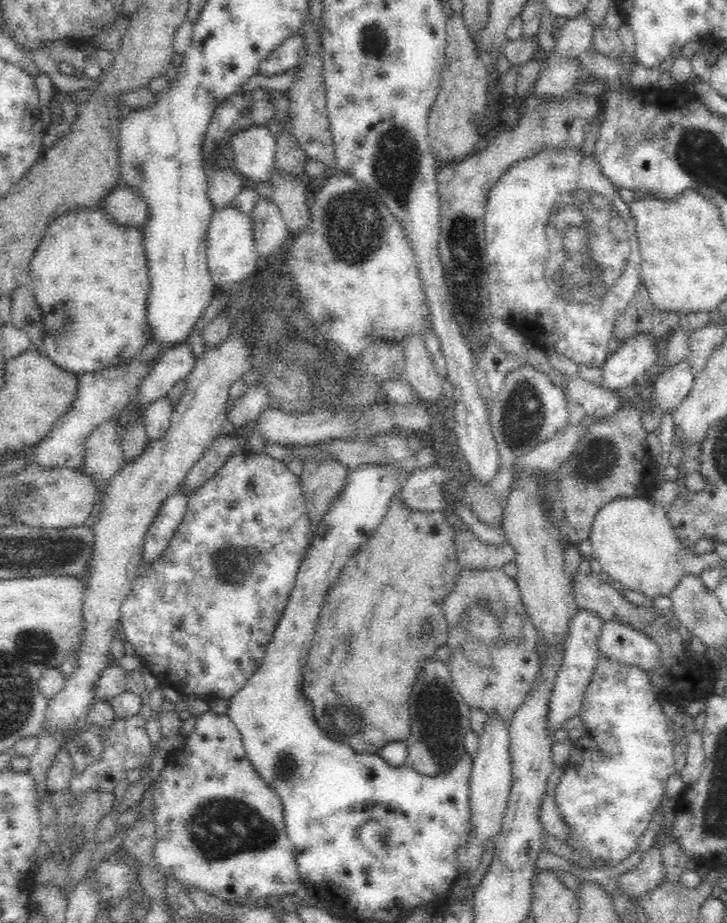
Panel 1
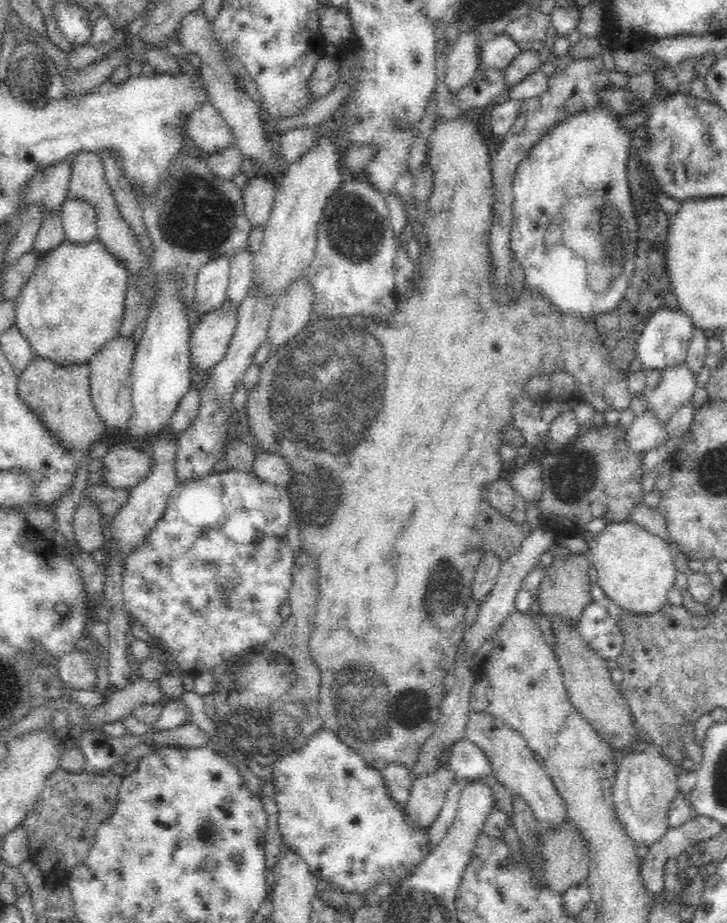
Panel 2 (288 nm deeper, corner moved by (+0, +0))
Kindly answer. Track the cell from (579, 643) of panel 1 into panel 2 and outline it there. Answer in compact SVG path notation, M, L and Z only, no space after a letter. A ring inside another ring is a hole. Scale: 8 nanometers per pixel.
M466 738L452 744L446 766L456 778L466 778L472 782L484 782L484 778L492 776L492 766L484 750Z

